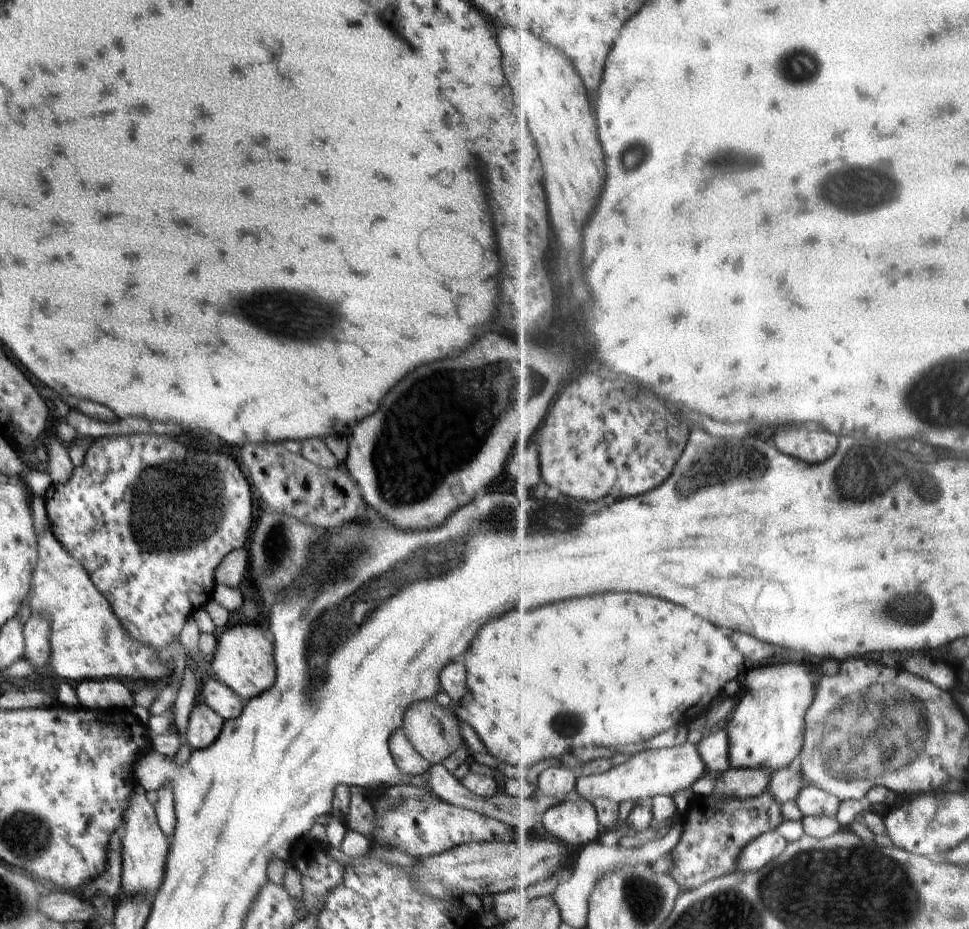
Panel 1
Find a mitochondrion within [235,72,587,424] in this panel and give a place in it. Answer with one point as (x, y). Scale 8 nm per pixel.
(300, 326)

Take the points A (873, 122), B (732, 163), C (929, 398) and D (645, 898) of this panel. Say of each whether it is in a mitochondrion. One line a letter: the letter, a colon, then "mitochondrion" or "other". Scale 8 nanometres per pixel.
A: other
B: mitochondrion
C: mitochondrion
D: mitochondrion

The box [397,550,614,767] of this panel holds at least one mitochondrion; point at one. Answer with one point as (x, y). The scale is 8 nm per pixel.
(567, 724)

